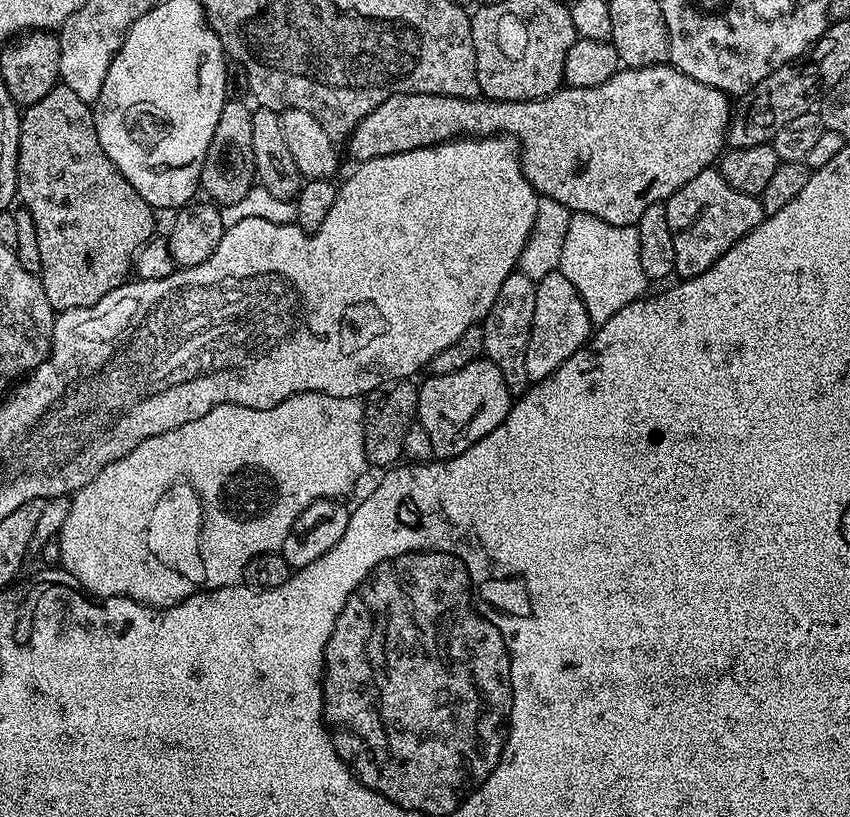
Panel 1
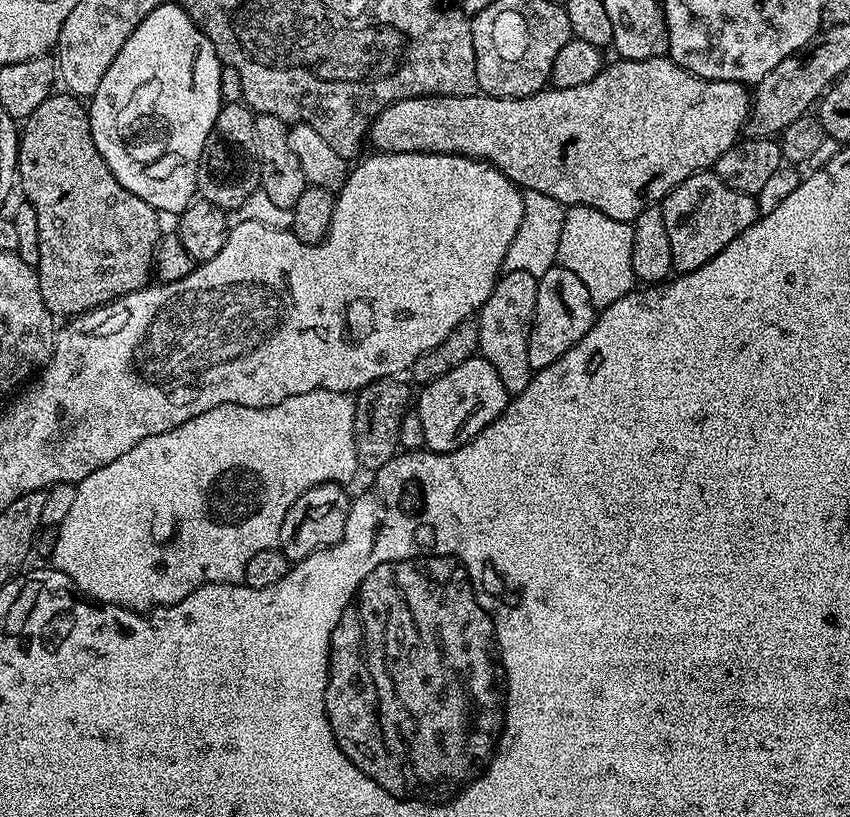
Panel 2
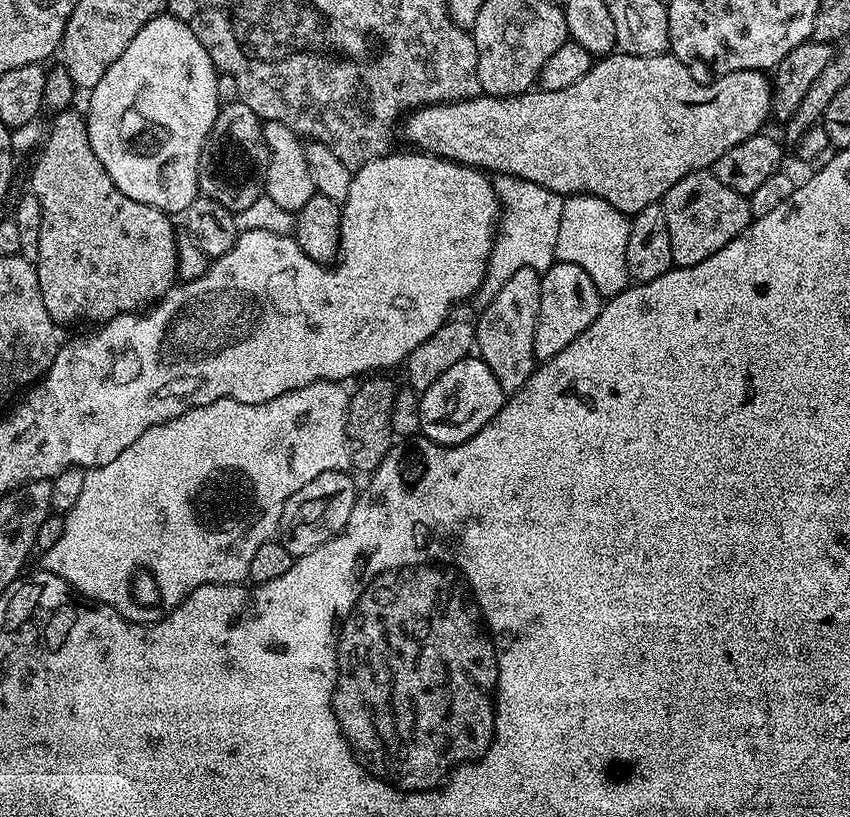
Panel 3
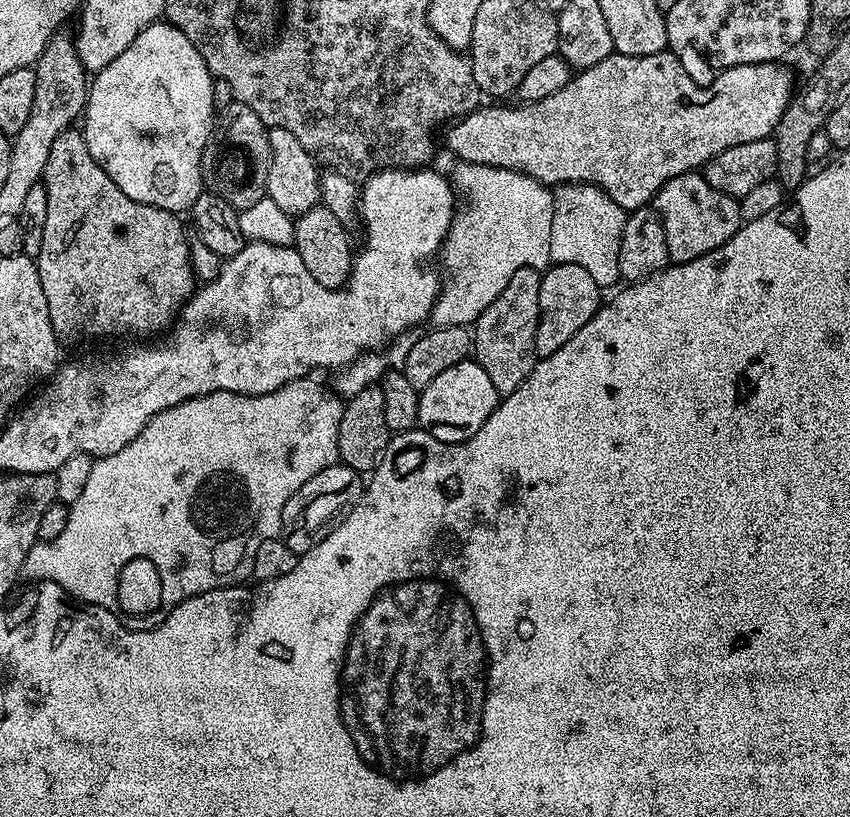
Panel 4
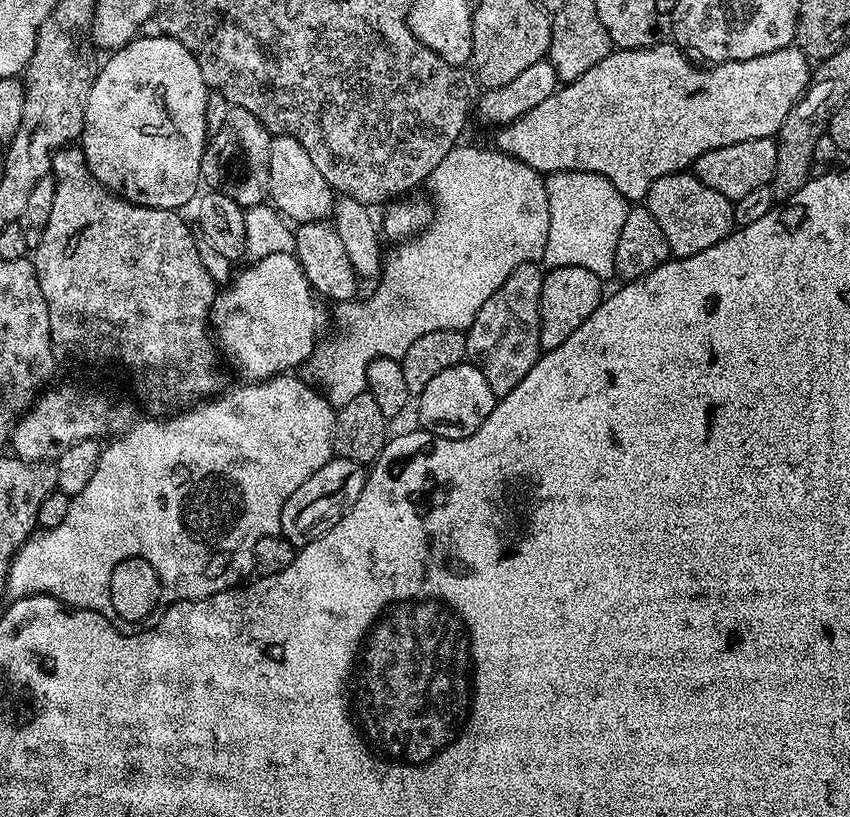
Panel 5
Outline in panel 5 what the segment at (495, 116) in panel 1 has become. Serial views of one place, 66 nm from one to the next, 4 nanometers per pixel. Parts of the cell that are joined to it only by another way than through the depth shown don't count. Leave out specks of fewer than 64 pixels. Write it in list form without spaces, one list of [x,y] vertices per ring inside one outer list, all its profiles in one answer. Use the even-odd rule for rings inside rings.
[[[657,42],[650,48],[622,48],[608,53],[598,66],[590,66],[586,74],[582,74],[576,80],[569,80],[563,86],[557,88],[550,98],[545,98],[543,102],[534,106],[534,110],[526,110],[522,118],[514,122],[497,127],[495,147],[508,156],[518,158],[526,162],[534,171],[541,174],[551,174],[553,172],[593,172],[602,178],[606,178],[629,202],[640,202],[647,197],[652,183],[658,178],[662,178],[671,172],[682,172],[691,169],[698,157],[706,154],[706,150],[718,150],[722,146],[734,146],[738,142],[750,142],[758,138],[772,138],[777,135],[786,122],[786,114],[800,101],[800,97],[814,79],[814,68],[807,56],[795,46],[789,46],[782,50],[774,50],[770,54],[762,54],[758,58],[746,58],[738,62],[726,62],[725,64],[713,64],[711,66],[700,66],[695,68],[689,57],[675,43],[663,44]]]

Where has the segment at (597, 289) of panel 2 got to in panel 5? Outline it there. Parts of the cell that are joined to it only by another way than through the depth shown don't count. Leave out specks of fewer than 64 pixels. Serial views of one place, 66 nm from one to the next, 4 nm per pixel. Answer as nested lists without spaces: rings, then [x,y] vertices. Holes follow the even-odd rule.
[[[553,172],[544,185],[550,202],[550,234],[546,238],[543,267],[582,266],[601,282],[613,279],[614,250],[626,223],[629,201],[606,178],[593,172]]]

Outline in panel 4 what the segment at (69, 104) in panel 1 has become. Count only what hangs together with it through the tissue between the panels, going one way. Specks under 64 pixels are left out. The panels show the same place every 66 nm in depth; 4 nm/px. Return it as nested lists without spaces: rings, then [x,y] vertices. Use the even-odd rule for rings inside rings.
[[[76,130],[54,138],[42,183],[48,199],[46,230],[42,230],[42,250],[38,250],[34,259],[57,337],[65,338],[71,332],[80,331],[88,336],[137,332],[140,335],[137,337],[144,338],[147,332],[167,329],[198,284],[192,273],[188,232],[180,225],[181,217],[158,206],[134,202],[134,198],[122,194],[114,178],[94,162],[83,135]]]

